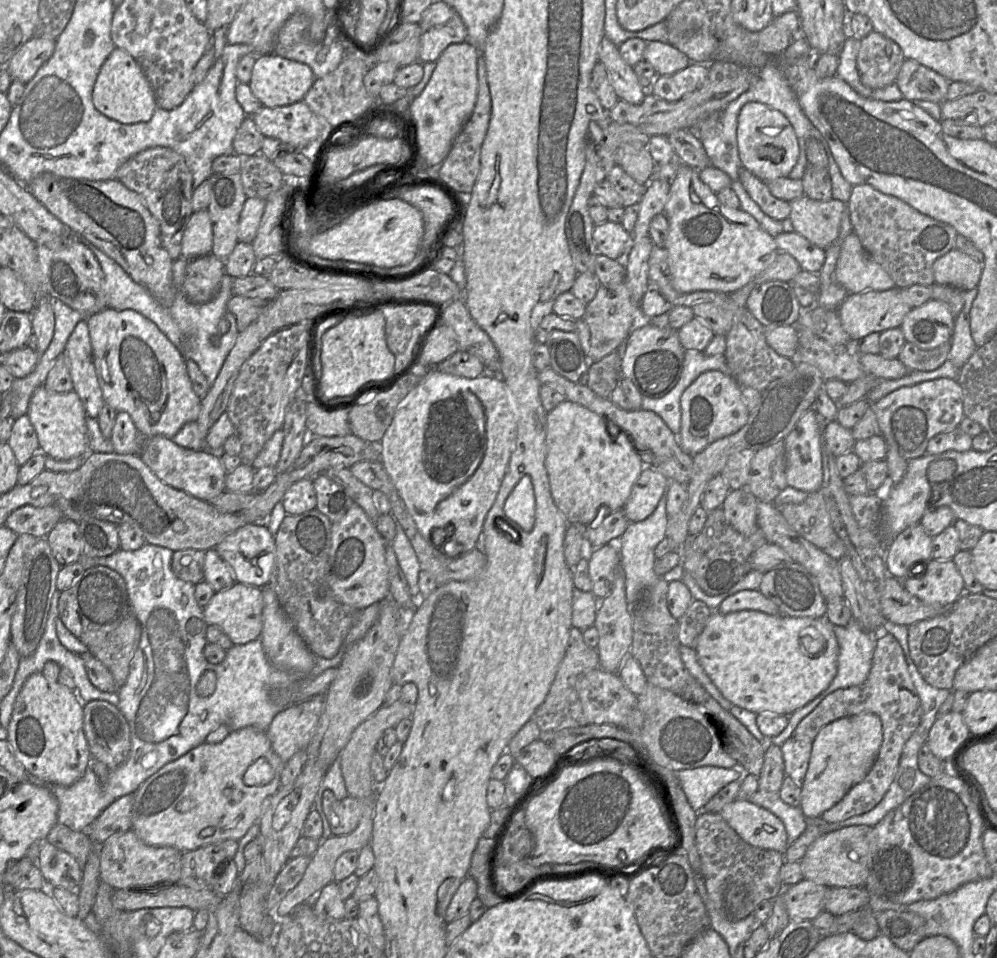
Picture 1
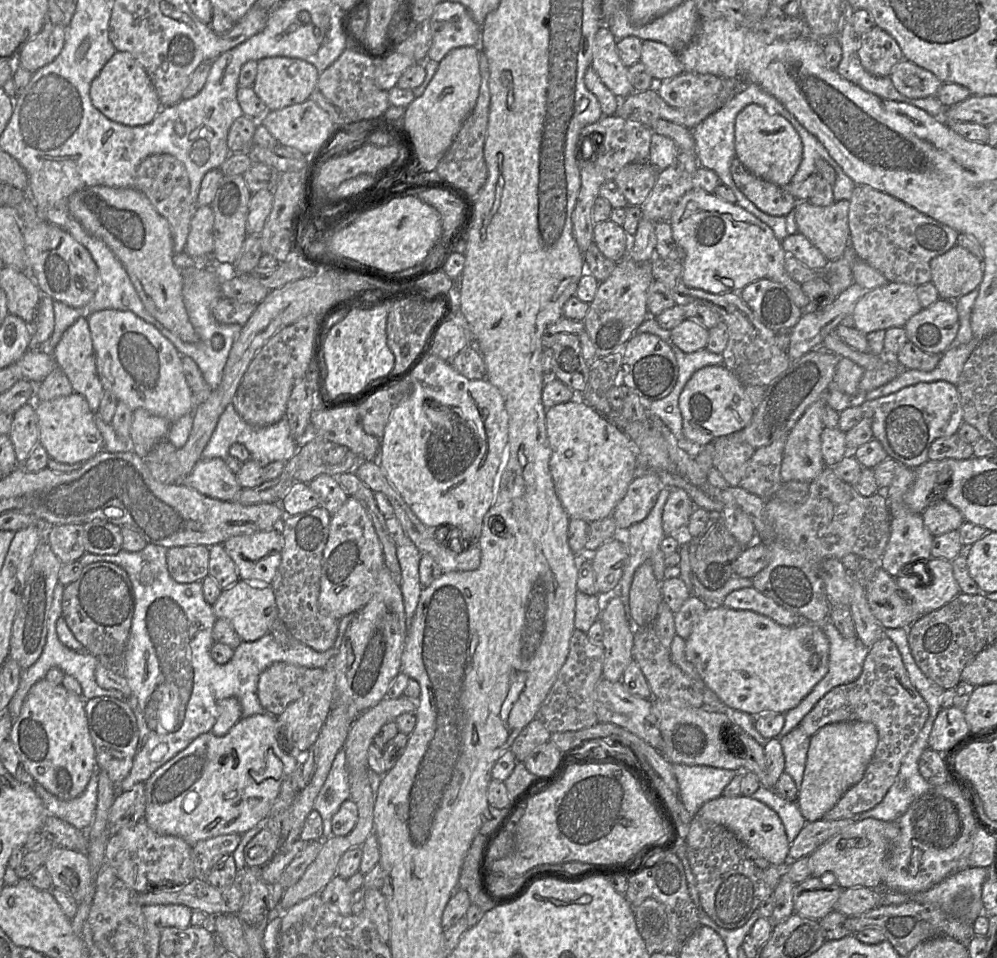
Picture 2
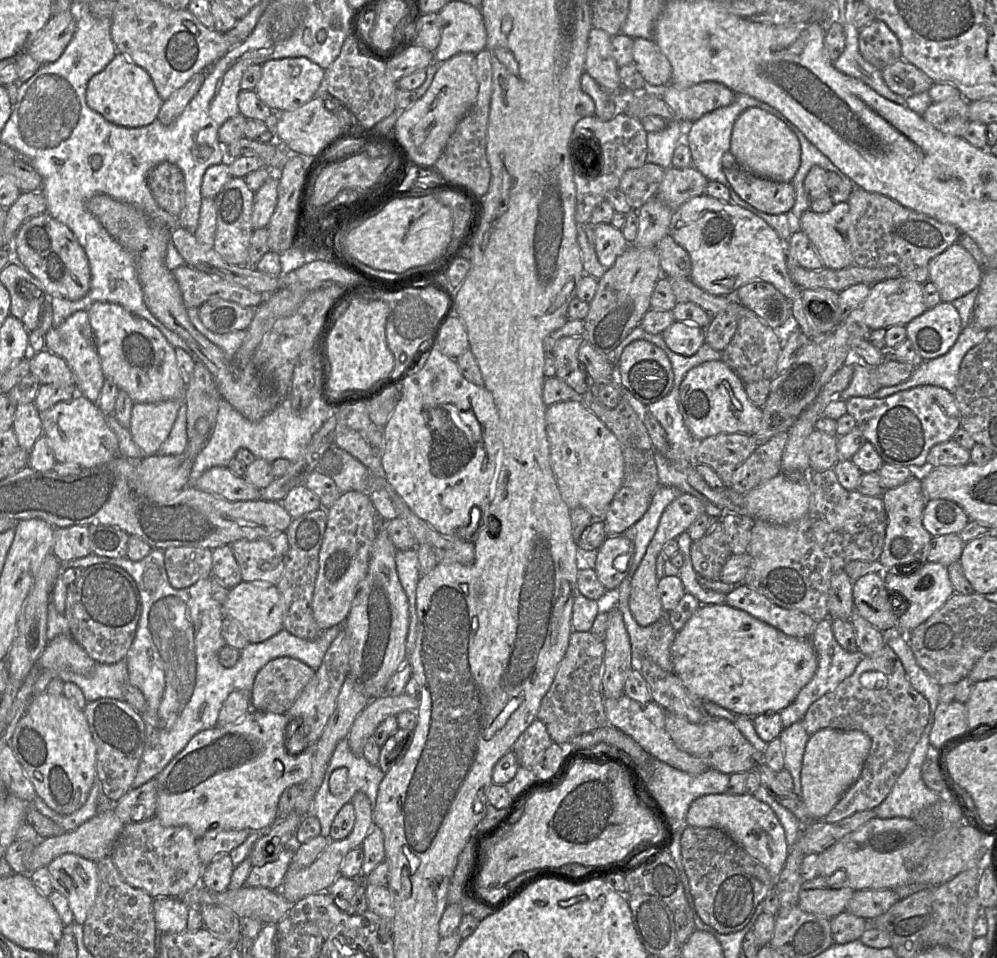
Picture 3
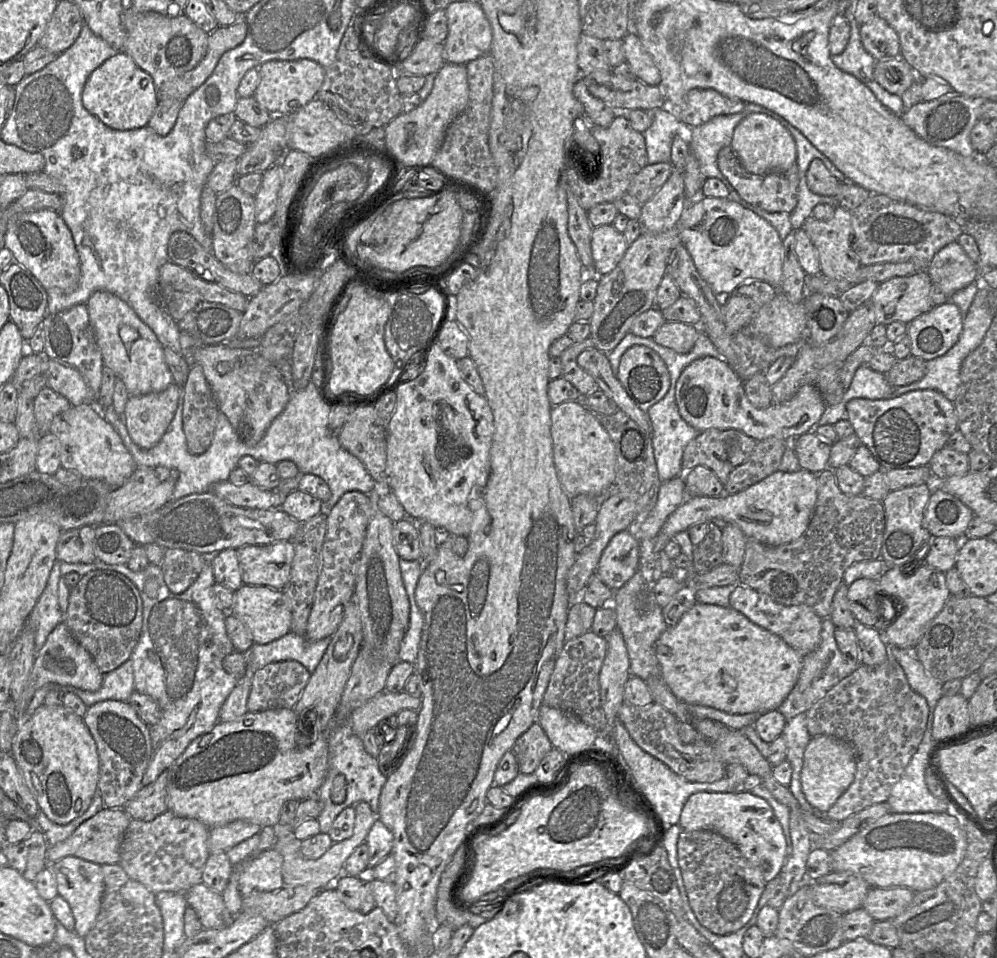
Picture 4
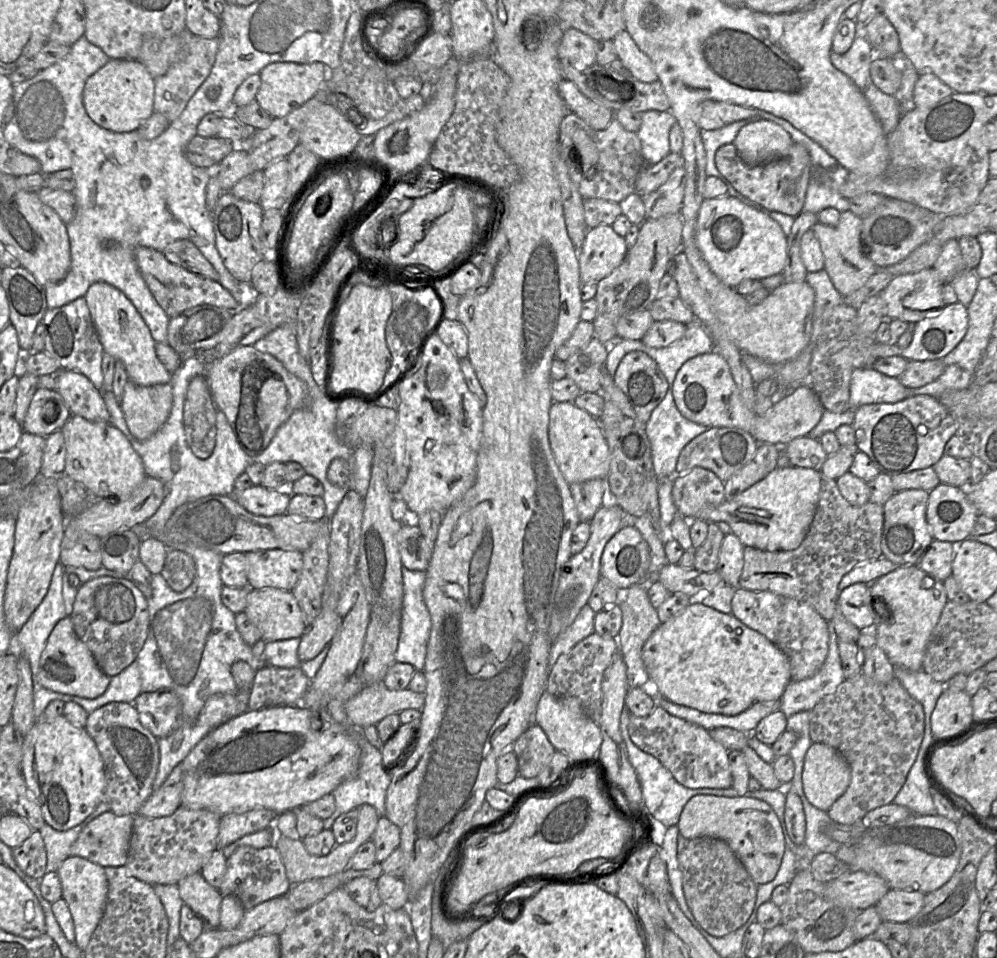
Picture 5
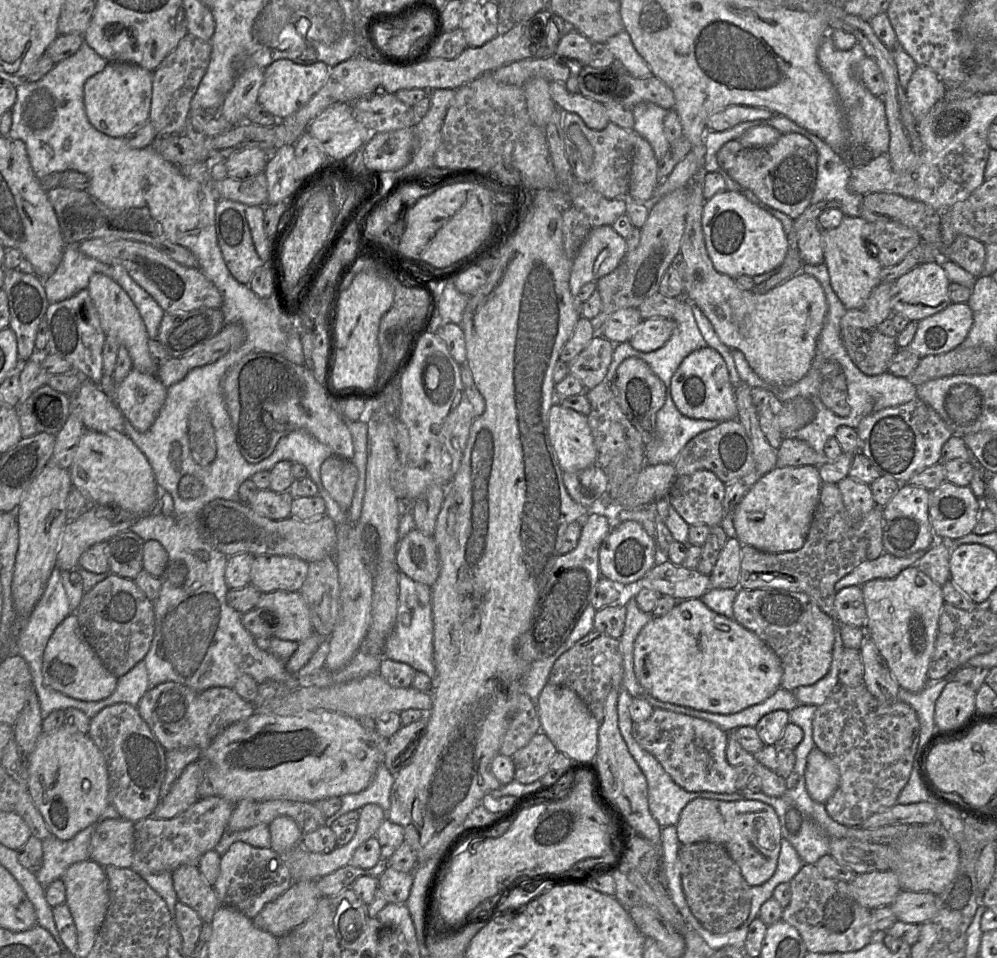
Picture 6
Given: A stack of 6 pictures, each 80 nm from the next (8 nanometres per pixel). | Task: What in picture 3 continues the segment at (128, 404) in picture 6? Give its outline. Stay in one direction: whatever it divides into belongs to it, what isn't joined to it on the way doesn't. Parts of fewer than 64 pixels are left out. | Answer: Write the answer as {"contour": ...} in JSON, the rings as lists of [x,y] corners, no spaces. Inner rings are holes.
{"contour":[[[182,401],[134,403],[129,430],[144,457],[158,453],[175,422]]]}

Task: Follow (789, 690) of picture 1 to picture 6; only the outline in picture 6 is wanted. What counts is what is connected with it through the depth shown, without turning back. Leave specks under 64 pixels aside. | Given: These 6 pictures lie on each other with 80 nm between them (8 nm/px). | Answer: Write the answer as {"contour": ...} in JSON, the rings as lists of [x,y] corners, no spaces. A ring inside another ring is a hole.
{"contour":[[[701,599],[679,601],[666,615],[653,617],[642,628],[634,642],[633,669],[638,683],[657,700],[723,715],[765,701],[780,688],[783,675],[779,658],[763,640],[734,618],[710,610]]]}

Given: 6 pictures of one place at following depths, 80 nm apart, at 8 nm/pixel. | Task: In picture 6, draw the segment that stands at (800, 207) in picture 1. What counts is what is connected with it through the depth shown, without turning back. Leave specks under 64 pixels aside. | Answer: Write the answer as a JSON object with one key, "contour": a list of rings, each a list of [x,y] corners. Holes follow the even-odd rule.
{"contour":[[[845,216],[837,228],[822,230],[824,263],[828,269],[832,289],[846,310],[863,309],[873,290],[880,284],[883,267],[867,249],[867,225],[868,222],[860,216]]]}

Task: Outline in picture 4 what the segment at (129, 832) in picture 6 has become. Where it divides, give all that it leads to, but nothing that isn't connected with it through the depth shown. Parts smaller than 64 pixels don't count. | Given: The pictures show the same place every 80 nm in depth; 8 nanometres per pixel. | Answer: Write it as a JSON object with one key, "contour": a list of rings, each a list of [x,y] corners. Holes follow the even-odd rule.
{"contour":[[[123,808],[102,809],[80,825],[69,838],[53,846],[48,846],[46,851],[47,864],[53,864],[67,856],[78,857],[100,866],[104,864],[119,864],[120,847],[131,820]]]}

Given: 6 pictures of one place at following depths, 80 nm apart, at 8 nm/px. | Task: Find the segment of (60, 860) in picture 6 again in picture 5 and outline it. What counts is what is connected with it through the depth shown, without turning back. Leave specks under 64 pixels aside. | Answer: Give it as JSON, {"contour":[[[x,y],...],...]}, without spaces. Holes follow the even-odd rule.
{"contour":[[[103,799],[96,809],[81,824],[67,830],[58,831],[48,824],[44,824],[39,830],[46,848],[47,872],[57,872],[60,865],[70,856],[70,848],[78,838],[81,831],[106,808],[106,800]]]}

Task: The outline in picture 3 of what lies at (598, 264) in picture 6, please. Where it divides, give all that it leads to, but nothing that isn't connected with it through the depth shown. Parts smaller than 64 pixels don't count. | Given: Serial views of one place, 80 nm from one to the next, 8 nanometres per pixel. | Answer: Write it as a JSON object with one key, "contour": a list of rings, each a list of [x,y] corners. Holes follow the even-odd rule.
{"contour":[[[601,223],[594,226],[593,232],[597,258],[600,264],[608,270],[630,244],[625,239],[622,231],[613,227],[610,223]]]}

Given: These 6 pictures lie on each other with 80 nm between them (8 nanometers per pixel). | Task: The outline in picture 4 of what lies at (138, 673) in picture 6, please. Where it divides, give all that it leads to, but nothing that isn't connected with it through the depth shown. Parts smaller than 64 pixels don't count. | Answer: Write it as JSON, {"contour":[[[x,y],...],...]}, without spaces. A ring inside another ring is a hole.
{"contour":[[[128,660],[117,669],[104,674],[102,686],[97,691],[90,692],[73,686],[59,686],[53,690],[60,690],[64,694],[74,693],[81,700],[90,703],[105,700],[127,701],[135,690],[132,661]]]}

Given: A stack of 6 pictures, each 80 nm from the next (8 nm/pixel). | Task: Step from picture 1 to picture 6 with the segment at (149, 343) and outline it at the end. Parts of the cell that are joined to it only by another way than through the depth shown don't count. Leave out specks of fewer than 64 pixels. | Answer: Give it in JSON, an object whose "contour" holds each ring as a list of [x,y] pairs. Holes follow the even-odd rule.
{"contour":[[[100,273],[90,277],[87,289],[98,312],[105,335],[115,337],[120,345],[127,348],[134,369],[156,375],[159,365],[155,363],[150,354],[149,336],[145,324],[128,294],[110,277]]]}

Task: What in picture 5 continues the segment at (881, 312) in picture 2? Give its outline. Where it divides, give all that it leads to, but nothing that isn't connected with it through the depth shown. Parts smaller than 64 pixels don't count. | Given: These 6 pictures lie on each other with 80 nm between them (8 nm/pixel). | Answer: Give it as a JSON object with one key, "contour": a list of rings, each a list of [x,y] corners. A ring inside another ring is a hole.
{"contour":[[[933,267],[916,273],[895,276],[879,293],[884,303],[885,319],[900,319],[914,325],[924,318],[936,315],[945,306],[942,299],[943,284],[944,282]]]}

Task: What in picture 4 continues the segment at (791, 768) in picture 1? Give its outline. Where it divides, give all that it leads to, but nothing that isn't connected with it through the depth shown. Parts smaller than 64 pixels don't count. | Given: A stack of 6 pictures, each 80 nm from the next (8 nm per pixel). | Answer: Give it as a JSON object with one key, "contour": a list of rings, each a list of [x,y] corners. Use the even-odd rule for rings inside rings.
{"contour":[[[801,713],[787,721],[782,736],[787,745],[786,760],[792,767],[792,779],[788,788],[798,800],[803,810],[806,812],[813,812],[813,809],[815,808],[813,808],[806,800],[801,785],[804,752],[811,740],[807,728],[807,714]]]}

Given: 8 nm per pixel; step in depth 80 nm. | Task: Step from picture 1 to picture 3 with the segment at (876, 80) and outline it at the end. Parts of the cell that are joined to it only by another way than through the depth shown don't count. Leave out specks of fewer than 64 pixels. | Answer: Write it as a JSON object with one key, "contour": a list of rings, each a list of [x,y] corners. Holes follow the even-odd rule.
{"contour":[[[881,20],[860,29],[859,49],[862,57],[880,71],[903,59],[898,37]]]}

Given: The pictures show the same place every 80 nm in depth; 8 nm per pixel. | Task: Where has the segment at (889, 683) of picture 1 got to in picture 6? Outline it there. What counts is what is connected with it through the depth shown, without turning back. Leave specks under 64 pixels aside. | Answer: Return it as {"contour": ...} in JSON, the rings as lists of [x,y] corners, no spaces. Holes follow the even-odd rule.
{"contour":[[[864,684],[856,687],[838,685],[826,701],[817,707],[813,719],[815,747],[837,765],[840,774],[838,788],[825,804],[830,817],[841,825],[856,827],[871,815],[897,804],[897,798],[913,768],[919,734],[917,714],[909,704],[899,700],[891,705],[882,704]]]}

